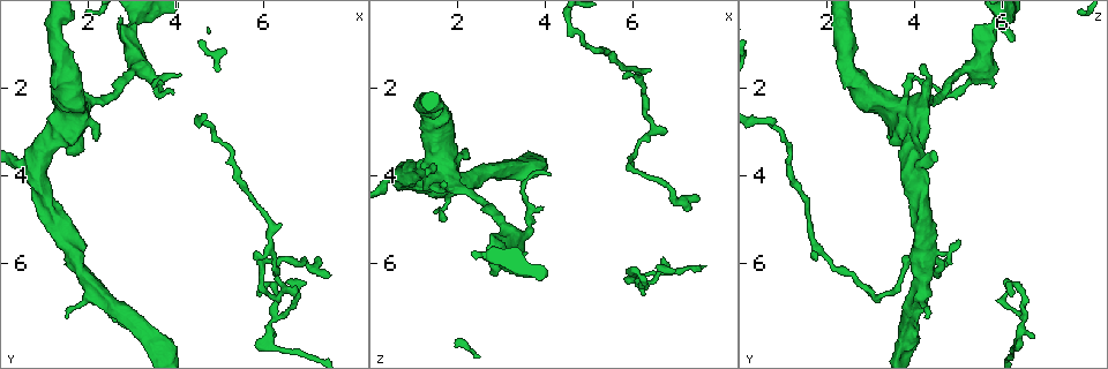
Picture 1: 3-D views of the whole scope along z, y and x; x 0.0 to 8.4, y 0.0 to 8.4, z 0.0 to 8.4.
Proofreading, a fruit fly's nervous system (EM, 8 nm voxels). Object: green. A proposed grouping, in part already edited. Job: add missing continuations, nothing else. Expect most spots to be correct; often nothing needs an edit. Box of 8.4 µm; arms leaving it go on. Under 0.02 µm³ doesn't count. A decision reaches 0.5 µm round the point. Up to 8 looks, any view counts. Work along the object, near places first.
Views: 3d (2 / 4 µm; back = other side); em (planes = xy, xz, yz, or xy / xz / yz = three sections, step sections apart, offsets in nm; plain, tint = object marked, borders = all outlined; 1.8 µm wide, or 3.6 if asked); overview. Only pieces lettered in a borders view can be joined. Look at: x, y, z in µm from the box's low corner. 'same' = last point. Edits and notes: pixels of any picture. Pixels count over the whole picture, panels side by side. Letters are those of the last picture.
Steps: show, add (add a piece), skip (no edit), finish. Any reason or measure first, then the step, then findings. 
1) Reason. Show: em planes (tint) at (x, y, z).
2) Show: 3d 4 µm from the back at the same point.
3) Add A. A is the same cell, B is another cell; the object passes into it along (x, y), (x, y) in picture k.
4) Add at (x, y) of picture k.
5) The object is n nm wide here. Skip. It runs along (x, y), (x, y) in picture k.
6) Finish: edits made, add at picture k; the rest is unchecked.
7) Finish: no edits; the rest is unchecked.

Show: em yz step 8 (borders) at (6.60, 7.10, 6.35).

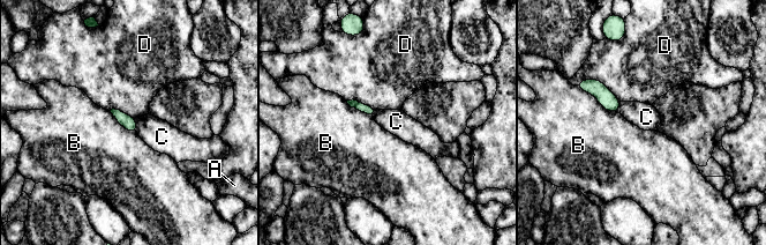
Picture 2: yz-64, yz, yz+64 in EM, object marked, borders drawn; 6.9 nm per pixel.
The object is 70 nm wide here. Skip. A, B, C and D are other cells; a border runs along (135, 118), (136, 133) in picture 2; no lettered piece goes on from it.

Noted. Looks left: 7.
Branch stops here. Show: 3d 2 µm from the back at (7.55, 6.30, 4.45).

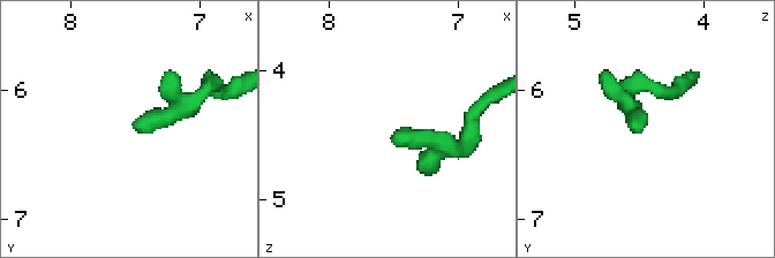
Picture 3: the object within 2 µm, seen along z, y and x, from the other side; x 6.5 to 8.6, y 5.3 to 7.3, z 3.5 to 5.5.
Show: em 3.6 µm planes (borders) at (7.52, 6.26, 4.48).

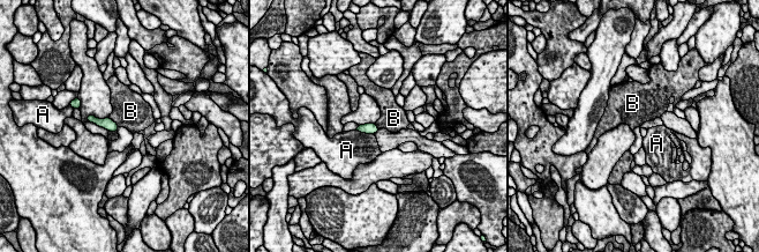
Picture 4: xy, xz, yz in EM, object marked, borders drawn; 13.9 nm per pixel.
Skip. A and B are other cells; a border runs along (110, 117), (119, 126) in picture 4; no lettered piece goes on from it.

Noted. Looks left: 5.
Free end. Show: 3d 2 µm at (5.80, 5.90, 1.80).

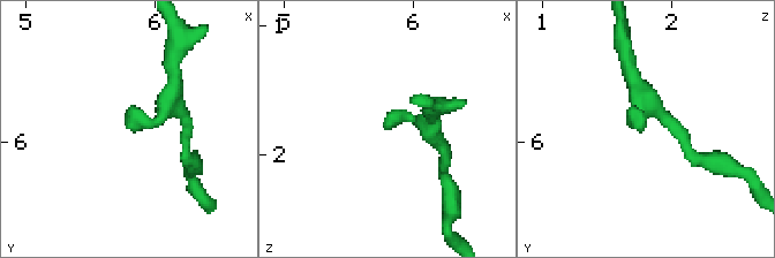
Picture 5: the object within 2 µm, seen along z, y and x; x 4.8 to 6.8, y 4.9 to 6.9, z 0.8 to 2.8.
Show: em 3.6 µm planes (plain) at (5.76, 5.90, 1.78).

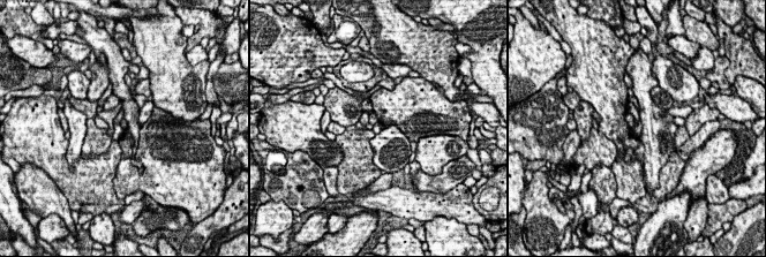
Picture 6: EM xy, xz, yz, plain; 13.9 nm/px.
Show: em 3.6 µm planes (borders) at the same point.

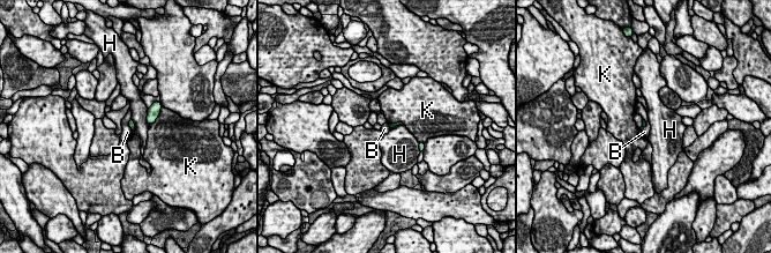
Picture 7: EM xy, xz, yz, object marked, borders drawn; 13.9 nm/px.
Skip. B, H and K are other cells; a border runs along (131, 118), (128, 126), (132, 131) in picture 7; none of them fits.

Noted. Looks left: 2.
Finish: no edits; the rest is unchecked.

